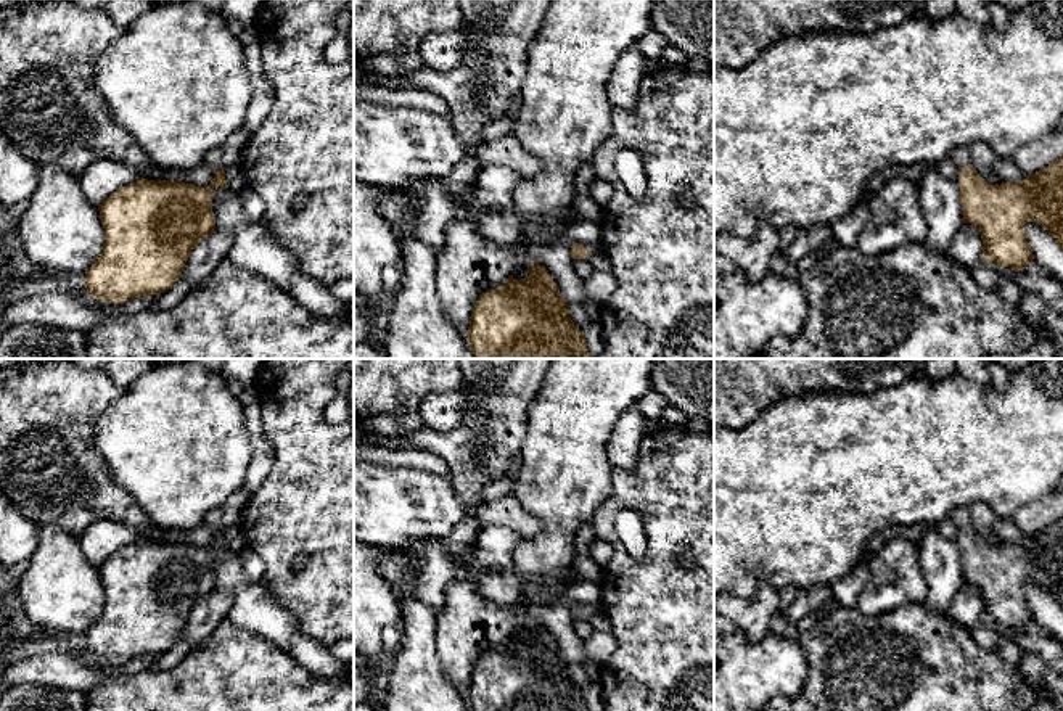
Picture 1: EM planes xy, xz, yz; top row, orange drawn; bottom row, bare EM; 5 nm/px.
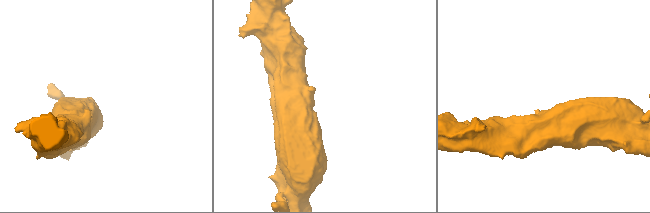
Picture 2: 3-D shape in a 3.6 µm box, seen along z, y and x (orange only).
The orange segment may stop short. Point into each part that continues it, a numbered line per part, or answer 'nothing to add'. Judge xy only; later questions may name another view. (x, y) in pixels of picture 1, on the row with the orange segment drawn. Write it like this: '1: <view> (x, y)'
1: xy (227, 155)

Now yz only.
1: yz (960, 156)

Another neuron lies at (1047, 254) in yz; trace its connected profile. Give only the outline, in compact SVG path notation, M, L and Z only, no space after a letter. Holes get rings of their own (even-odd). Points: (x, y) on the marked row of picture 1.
M1032 220L1024 224L1024 232L1034 262L1063 285L1063 249L1058 246L1055 238L1049 230Z

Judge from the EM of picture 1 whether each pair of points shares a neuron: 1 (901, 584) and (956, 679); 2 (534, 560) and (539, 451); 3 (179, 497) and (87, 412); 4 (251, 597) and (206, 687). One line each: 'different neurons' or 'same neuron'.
1: different neurons
2: same neuron
3: different neurons
4: different neurons

